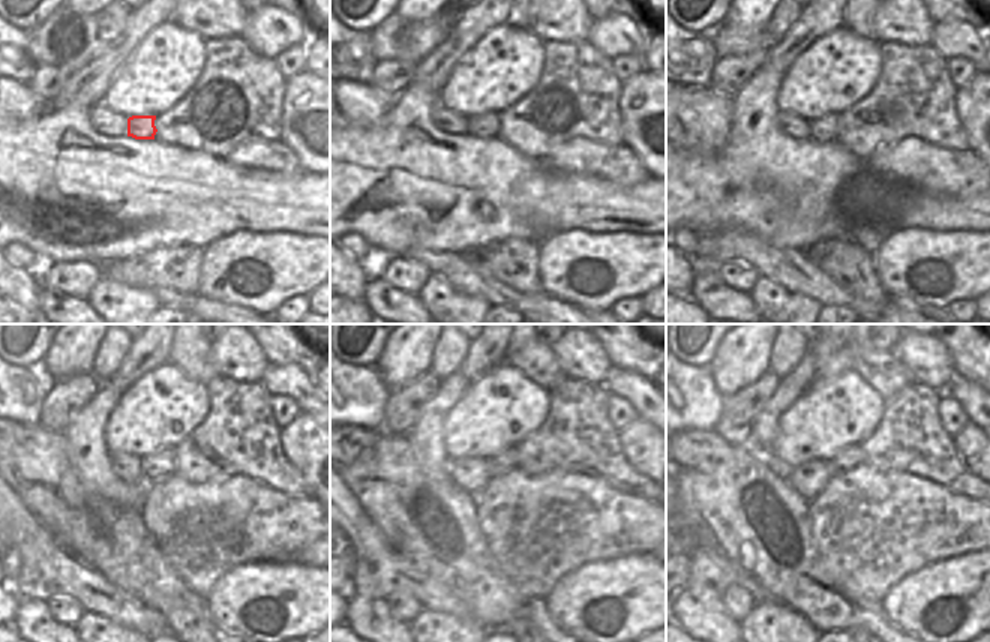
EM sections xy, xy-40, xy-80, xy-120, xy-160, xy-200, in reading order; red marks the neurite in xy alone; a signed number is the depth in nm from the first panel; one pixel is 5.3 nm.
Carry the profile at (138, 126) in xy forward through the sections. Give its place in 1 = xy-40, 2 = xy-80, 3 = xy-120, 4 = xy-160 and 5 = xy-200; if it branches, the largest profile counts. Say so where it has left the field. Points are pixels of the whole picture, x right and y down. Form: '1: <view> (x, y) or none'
1: xy-40 (485, 126)
2: xy-80 (825, 129)
3: xy-120 (161, 464)
4: xy-160 (507, 459)
5: xy-200 (851, 456)

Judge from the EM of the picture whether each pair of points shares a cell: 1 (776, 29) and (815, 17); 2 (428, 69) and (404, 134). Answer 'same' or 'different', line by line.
1: different
2: different

